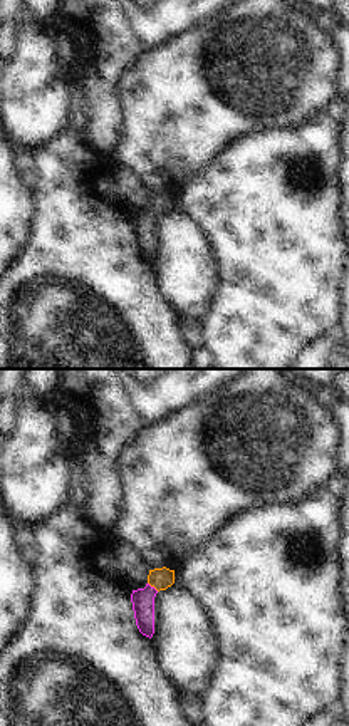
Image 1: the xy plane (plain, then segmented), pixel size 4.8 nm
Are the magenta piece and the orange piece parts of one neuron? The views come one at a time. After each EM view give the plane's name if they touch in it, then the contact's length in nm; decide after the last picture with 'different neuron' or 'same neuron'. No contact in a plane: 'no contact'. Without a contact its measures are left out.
xy | 70 nm

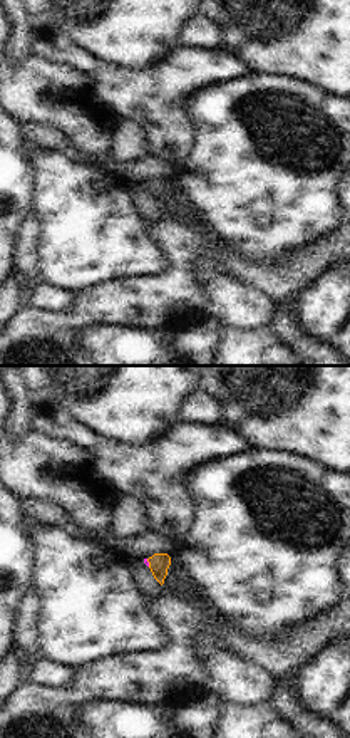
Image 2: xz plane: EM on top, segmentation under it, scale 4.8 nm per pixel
xz | 40 nm

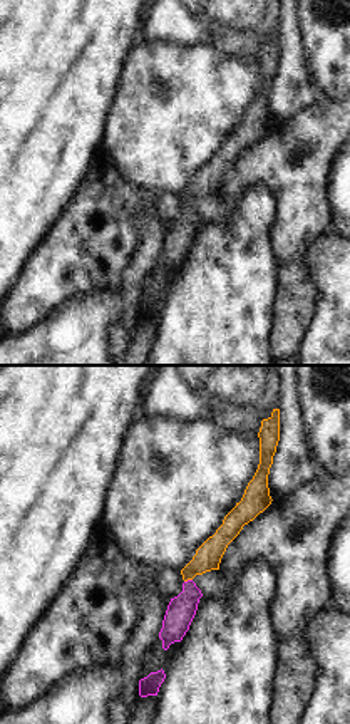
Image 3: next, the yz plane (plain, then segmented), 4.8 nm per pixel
yz | 40 nm

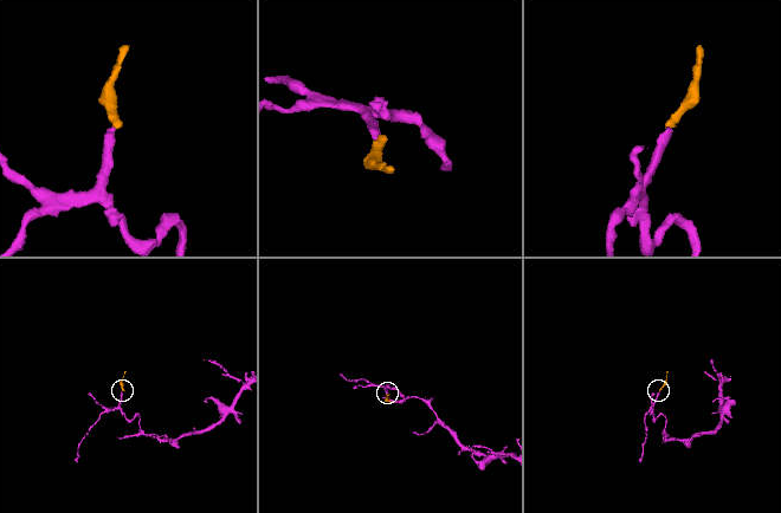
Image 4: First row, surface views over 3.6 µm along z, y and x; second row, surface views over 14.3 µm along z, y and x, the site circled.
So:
same neuron

